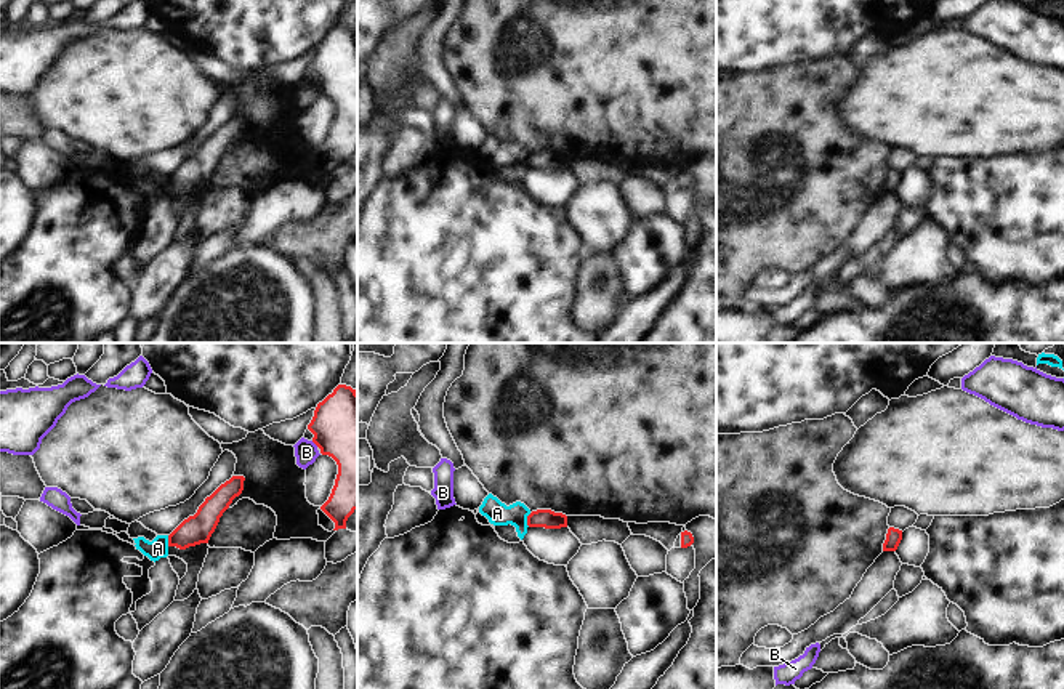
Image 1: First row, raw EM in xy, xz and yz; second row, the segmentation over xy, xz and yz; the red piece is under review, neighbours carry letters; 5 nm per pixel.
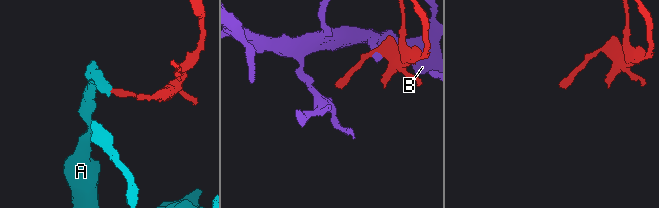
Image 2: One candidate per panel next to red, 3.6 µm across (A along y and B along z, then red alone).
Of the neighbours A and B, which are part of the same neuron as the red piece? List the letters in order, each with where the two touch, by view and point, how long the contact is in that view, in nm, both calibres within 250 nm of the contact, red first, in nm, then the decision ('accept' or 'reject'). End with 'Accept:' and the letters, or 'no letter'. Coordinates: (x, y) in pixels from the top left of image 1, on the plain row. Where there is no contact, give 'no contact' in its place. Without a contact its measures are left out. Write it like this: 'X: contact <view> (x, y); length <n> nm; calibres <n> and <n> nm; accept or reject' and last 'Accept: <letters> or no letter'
A: contact xz (527, 161); length 70 nm; calibres 100 and 120 nm; reject
B: contact xy (314, 84); length 50 nm; calibres 360 and 120 nm; reject
Accept: no letter

